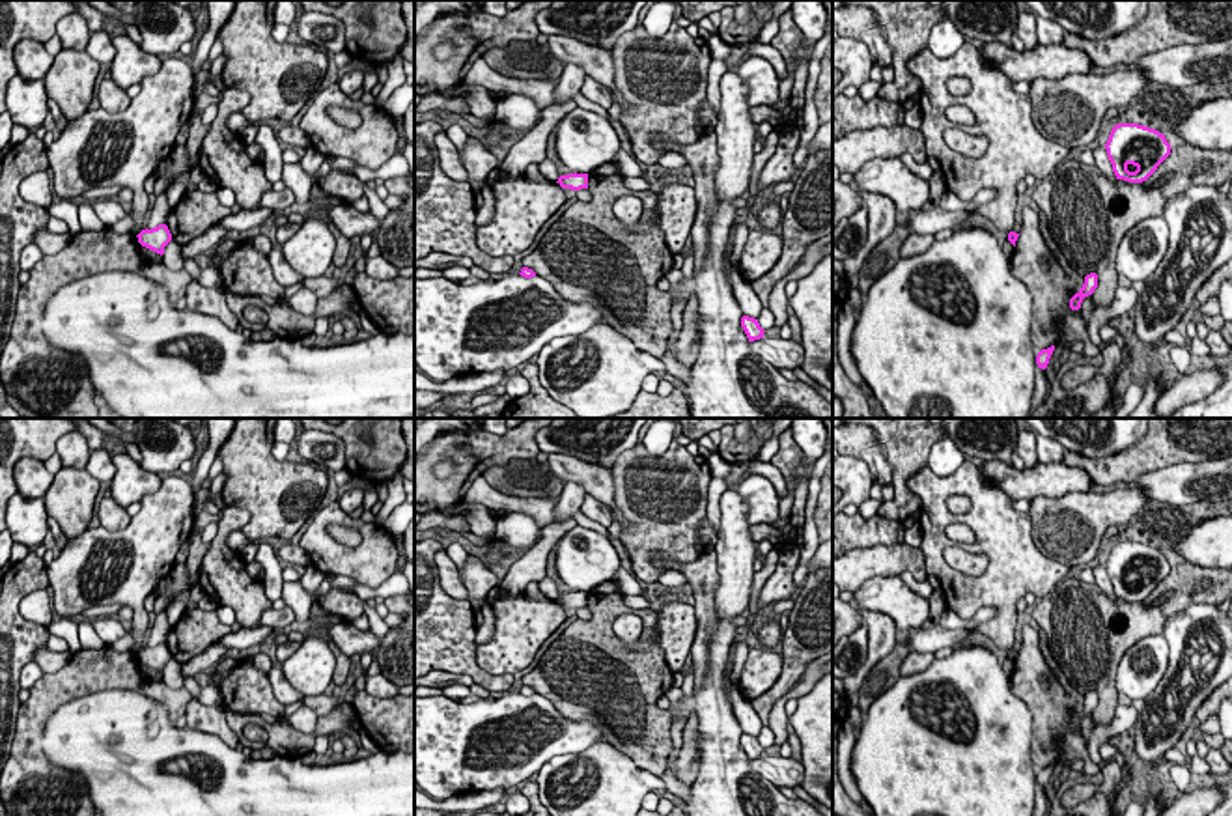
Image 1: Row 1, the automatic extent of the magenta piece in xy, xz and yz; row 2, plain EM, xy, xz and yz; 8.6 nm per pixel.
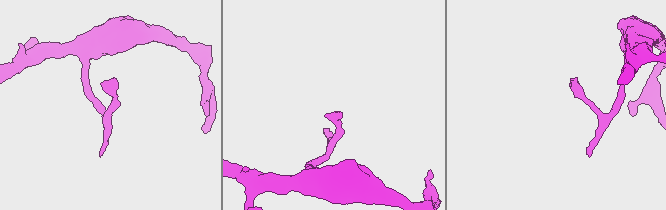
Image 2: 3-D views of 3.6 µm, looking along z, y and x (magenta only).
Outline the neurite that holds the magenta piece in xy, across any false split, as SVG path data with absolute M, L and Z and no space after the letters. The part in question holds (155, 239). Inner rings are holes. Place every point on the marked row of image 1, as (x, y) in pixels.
M159 224L151 230L142 230L138 235L138 243L157 254L164 254L164 246L172 241L172 233L166 224Z

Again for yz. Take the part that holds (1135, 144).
M1118 123L1105 144L1116 179L1146 181L1170 155L1165 134L1139 123Z

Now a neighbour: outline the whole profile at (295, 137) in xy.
M289 123L276 133L276 138L293 146L308 149L312 146L310 136L301 127Z

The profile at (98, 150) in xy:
M170 56L140 86L125 110L86 110L47 148L52 190L60 200L103 187L133 192L133 235L146 226L149 209L144 183L170 157L181 123L192 112L194 75L187 62Z

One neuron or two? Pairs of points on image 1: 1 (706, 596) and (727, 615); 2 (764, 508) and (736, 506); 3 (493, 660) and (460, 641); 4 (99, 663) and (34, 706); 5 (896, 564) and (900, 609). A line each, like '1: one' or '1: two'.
1: two
2: two
3: two
4: one
5: two

